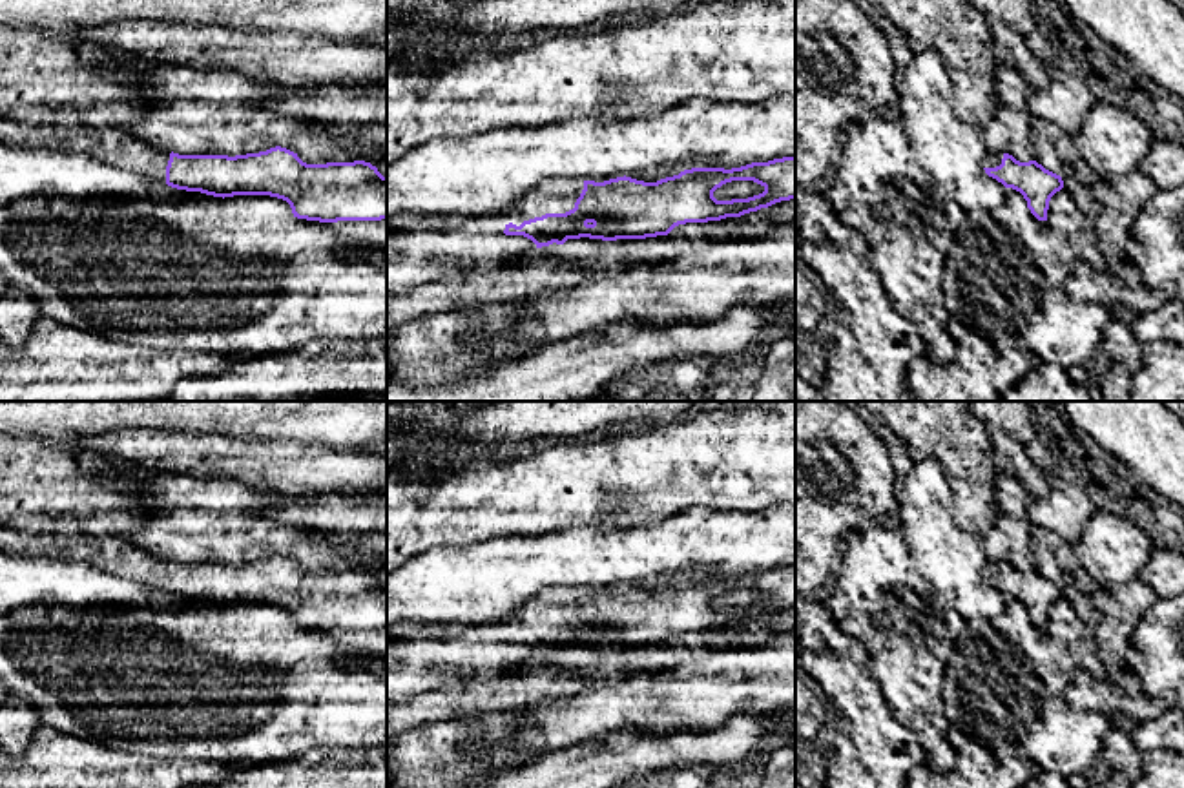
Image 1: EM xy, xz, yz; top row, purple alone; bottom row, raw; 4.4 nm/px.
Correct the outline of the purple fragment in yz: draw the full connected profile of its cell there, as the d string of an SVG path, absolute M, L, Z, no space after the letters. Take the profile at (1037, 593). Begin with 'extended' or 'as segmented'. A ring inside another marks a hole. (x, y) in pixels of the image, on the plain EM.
extended; M989 560L983 578L1005 596L1020 600L1038 629L1047 629L1051 606L1064 596L1062 586L1045 578L1036 569L1020 571L1003 560Z

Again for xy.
extended; M0 527L0 549L22 556L62 556L82 560L119 578L135 582L144 591L213 606L270 604L290 613L294 626L319 631L387 627L387 586L365 569L306 573L297 562L275 555L246 564L179 564L139 549L120 534L55 534L24 533Z

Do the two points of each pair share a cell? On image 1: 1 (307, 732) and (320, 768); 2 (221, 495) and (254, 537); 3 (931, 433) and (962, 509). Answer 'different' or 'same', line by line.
1: different
2: same
3: same

